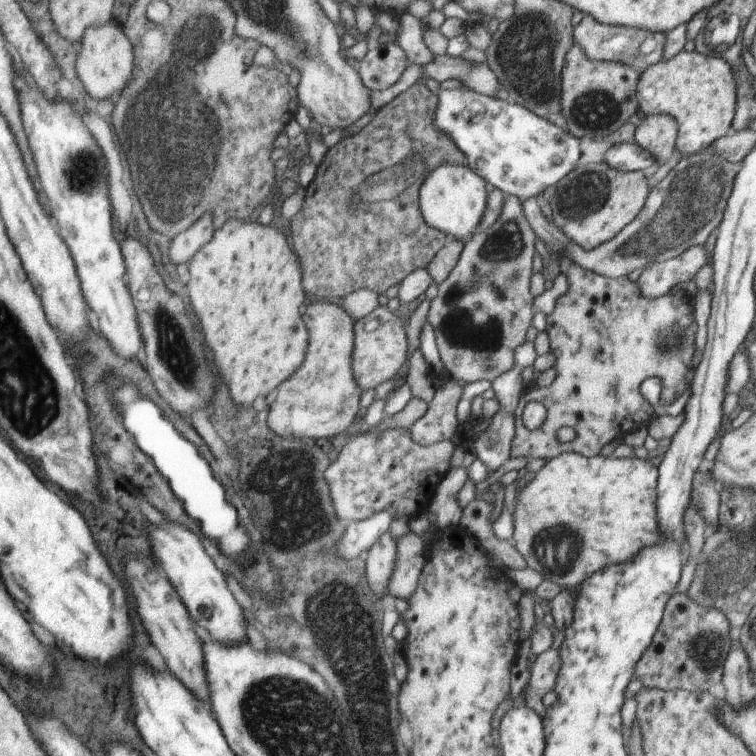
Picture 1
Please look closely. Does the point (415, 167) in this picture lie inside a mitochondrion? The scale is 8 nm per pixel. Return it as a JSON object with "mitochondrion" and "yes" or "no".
{"mitochondrion":"yes"}

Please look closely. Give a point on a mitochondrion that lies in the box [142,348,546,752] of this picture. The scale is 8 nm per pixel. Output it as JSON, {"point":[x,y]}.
{"point":[338,631]}

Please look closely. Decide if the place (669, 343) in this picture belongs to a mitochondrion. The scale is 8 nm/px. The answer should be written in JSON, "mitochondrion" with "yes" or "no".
{"mitochondrion":"yes"}

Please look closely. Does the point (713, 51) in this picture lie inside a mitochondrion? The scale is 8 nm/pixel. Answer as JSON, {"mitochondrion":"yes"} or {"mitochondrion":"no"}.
{"mitochondrion":"no"}

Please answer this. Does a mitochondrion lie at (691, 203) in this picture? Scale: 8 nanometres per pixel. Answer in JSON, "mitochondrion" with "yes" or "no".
{"mitochondrion":"yes"}

